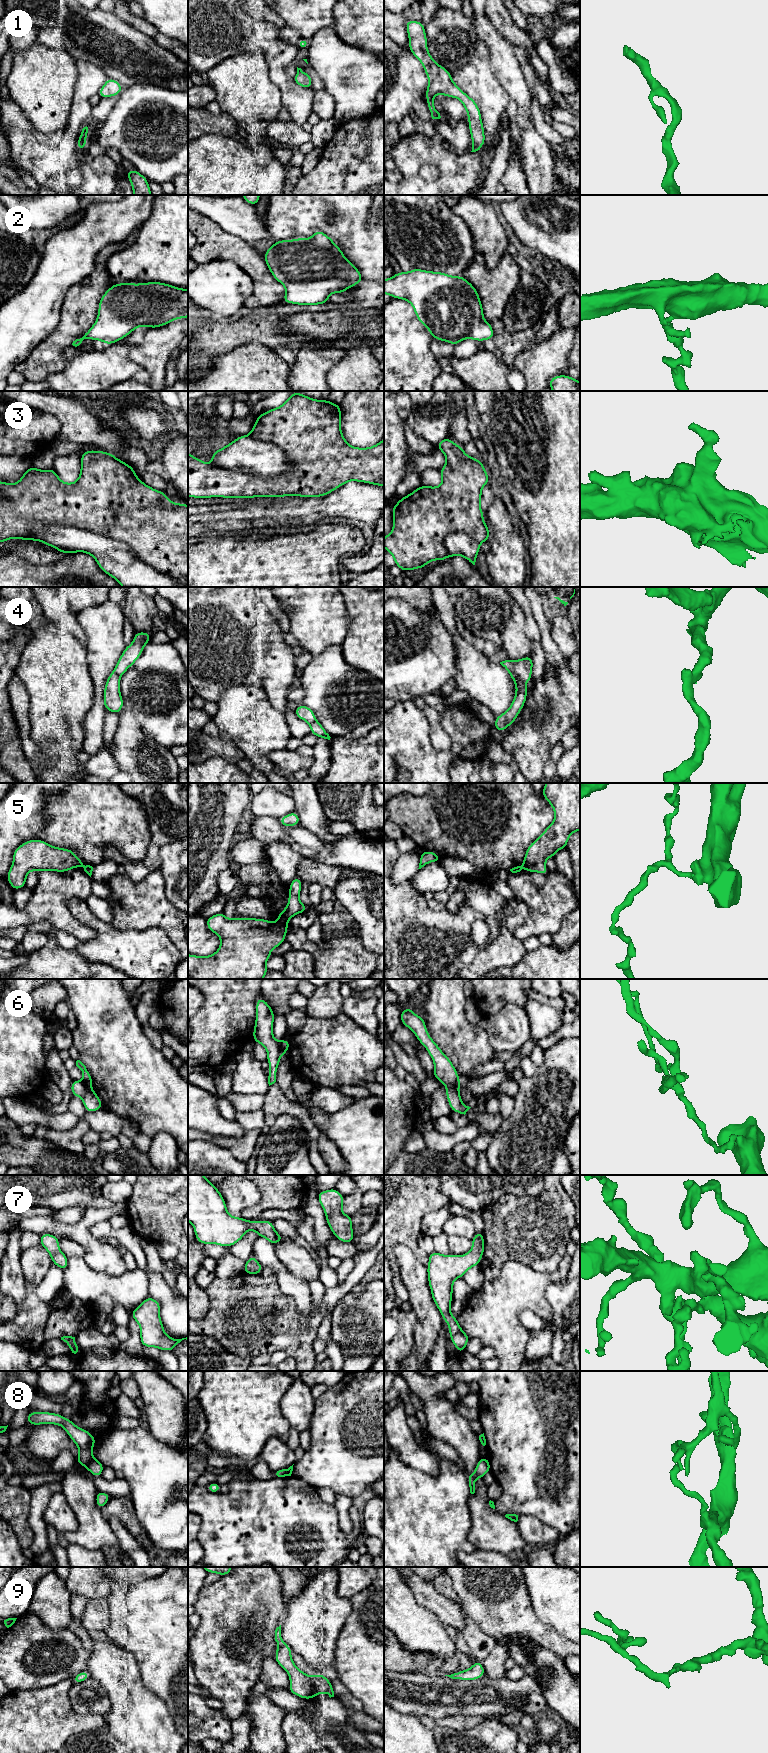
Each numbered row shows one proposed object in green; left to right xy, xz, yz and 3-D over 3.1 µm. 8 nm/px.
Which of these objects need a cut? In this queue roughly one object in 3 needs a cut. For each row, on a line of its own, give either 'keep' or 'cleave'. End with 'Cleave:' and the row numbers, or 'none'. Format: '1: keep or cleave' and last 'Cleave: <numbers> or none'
1: keep
2: keep
3: cleave
4: cleave
5: cleave
6: cleave
7: keep
8: cleave
9: keep
Cleave: 3, 4, 5, 6, 8

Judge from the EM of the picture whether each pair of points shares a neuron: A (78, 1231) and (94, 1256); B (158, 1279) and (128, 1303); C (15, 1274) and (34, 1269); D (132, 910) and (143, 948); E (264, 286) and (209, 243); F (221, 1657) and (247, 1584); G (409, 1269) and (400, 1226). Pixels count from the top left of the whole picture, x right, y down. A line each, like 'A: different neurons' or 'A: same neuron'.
A: same neuron
B: different neurons
C: different neurons
D: different neurons
E: same neuron
F: same neuron
G: different neurons

